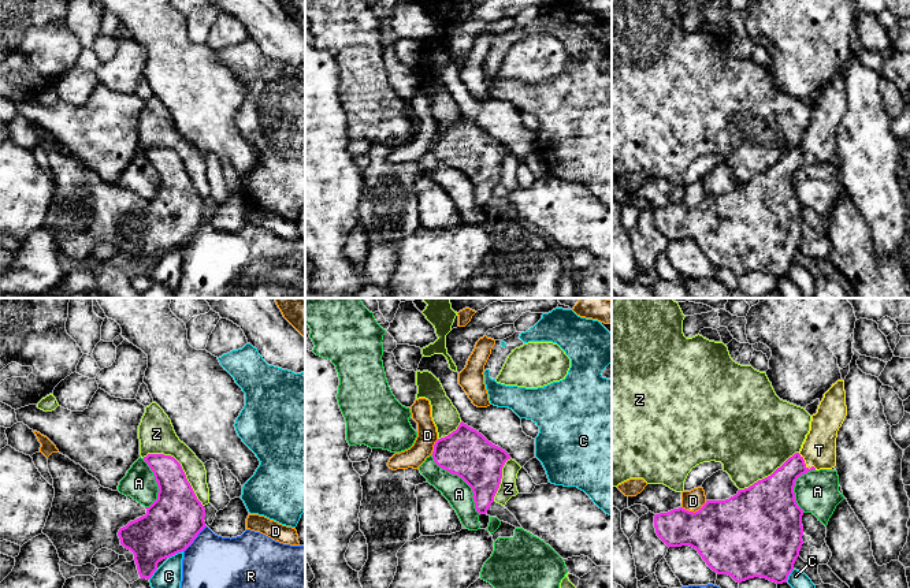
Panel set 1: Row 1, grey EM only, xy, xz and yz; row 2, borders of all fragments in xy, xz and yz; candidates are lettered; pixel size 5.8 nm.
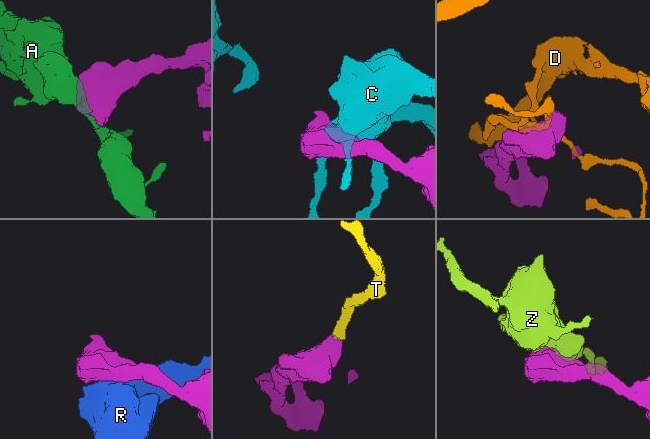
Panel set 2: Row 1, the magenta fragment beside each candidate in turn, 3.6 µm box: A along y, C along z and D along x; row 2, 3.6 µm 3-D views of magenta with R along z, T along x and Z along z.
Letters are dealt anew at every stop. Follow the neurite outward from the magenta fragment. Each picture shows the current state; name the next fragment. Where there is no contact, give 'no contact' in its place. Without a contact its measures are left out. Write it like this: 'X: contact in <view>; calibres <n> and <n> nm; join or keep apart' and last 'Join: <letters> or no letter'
A: contact in xz; calibres 280 and 150 nm; keep apart
C: contact in xy; calibres 320 and 150 nm; keep apart
D: contact in yz; calibres 400 and 120 nm; keep apart
R: contact in xy; calibres 320 and 320 nm; keep apart
T: contact in yz; calibres 220 and 200 nm; join
Z: contact in xy; calibres 280 and 220 nm; keep apart
Join: T

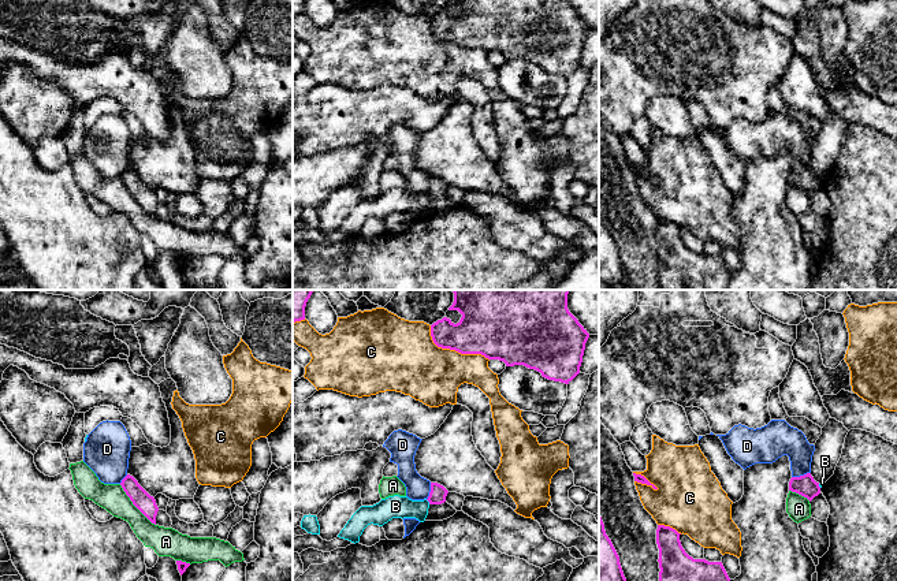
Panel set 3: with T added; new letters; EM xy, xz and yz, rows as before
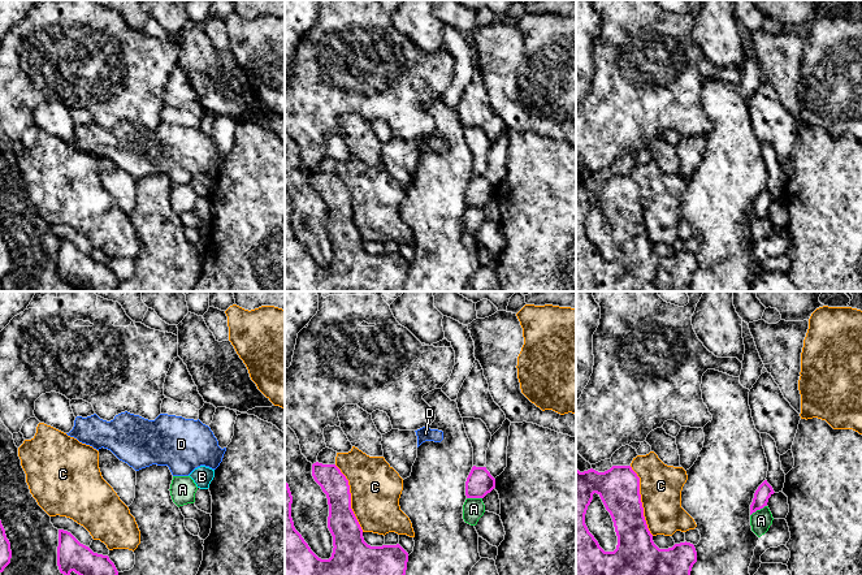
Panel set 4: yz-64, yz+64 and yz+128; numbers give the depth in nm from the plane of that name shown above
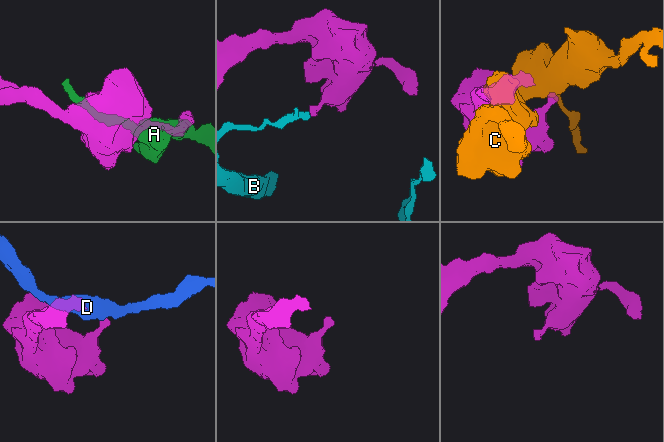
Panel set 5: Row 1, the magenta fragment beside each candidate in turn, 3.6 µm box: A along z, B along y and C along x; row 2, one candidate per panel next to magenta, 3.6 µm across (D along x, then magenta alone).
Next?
A: contact in xy; calibres 110 and 160 nm; keep apart
B: contact in xz; calibres 100 and 130 nm; keep apart
C: contact in xz; calibres 340 and 360 nm; keep apart
D: contact in yz; calibres 120 and 190 nm; keep apart
Join: no letter

